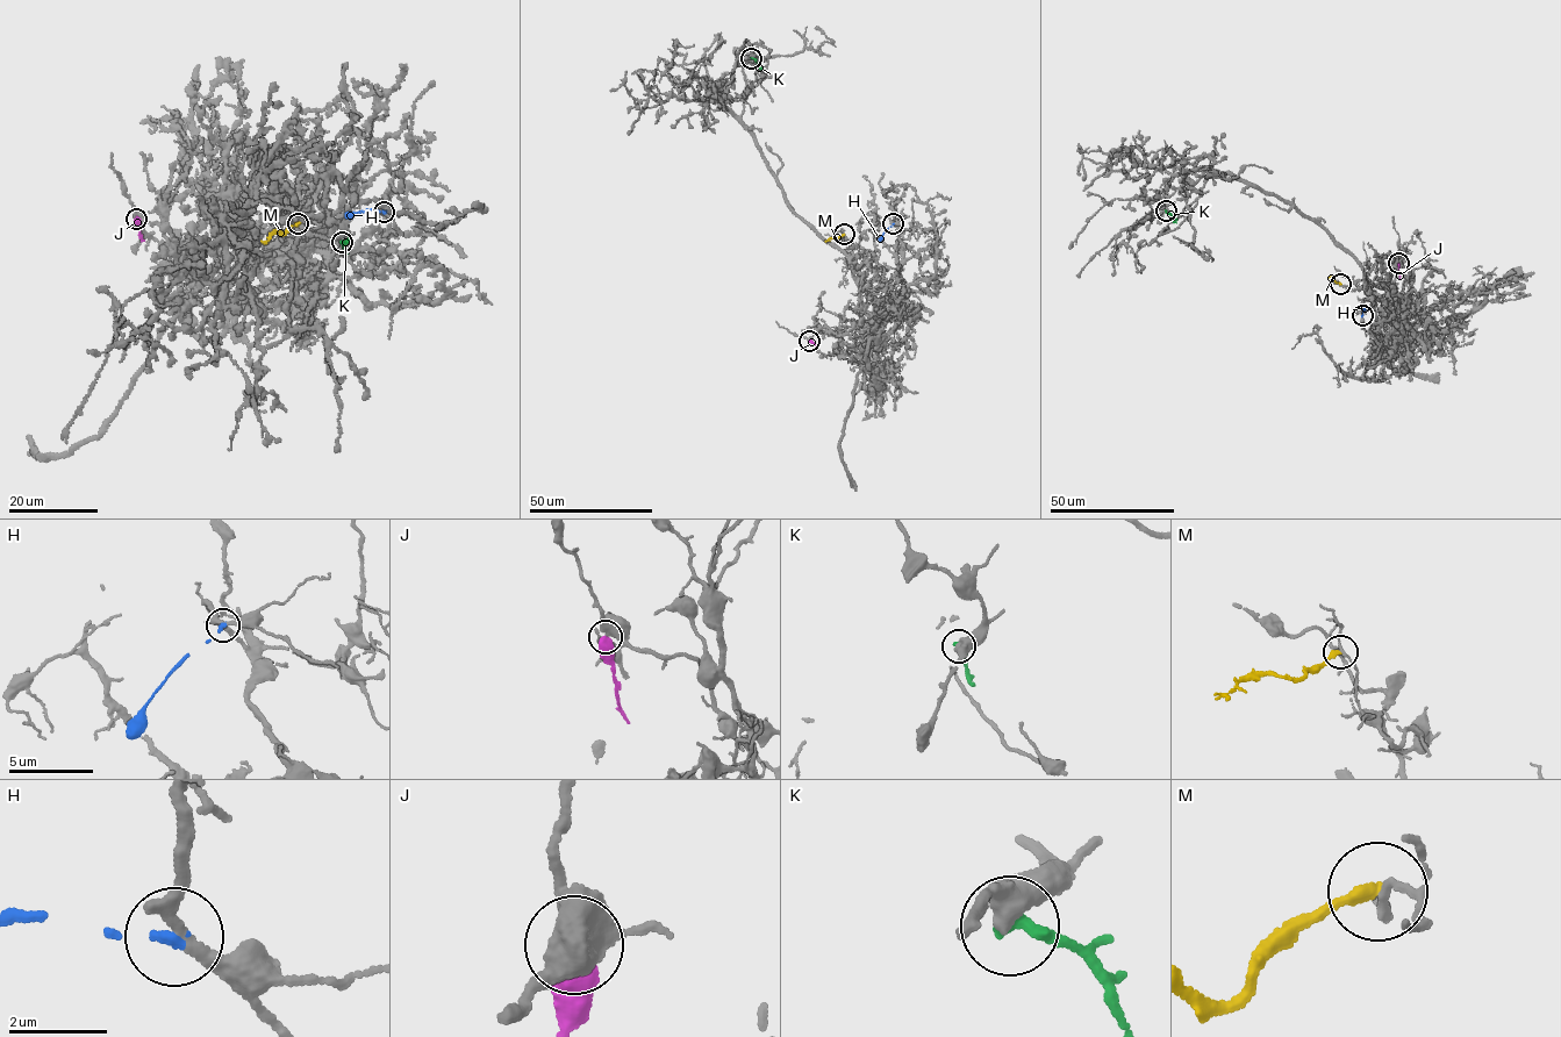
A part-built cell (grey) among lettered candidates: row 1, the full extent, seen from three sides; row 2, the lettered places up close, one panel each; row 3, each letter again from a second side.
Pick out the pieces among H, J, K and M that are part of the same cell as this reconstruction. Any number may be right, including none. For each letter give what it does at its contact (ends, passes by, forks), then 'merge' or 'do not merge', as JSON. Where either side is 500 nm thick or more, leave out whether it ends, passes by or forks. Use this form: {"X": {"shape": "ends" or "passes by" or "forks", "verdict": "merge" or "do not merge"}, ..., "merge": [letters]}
{"H": {"shape": "ends", "verdict": "do not merge"}, "J": {"verdict": "do not merge"}, "K": {"verdict": "do not merge"}, "M": {"shape": "ends", "verdict": "do not merge"}, "merge": []}

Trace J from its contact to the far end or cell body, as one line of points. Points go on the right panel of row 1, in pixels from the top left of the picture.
J: (1398, 263), (1400, 278)

